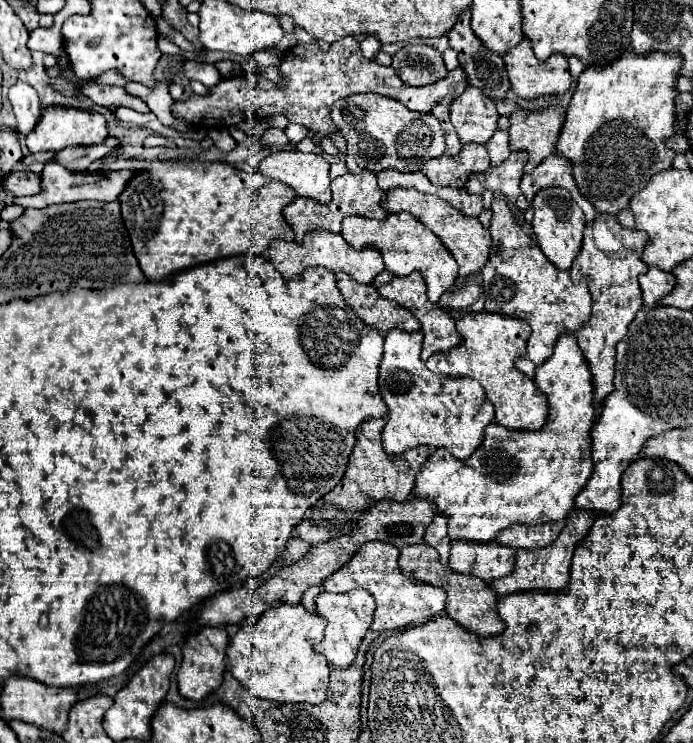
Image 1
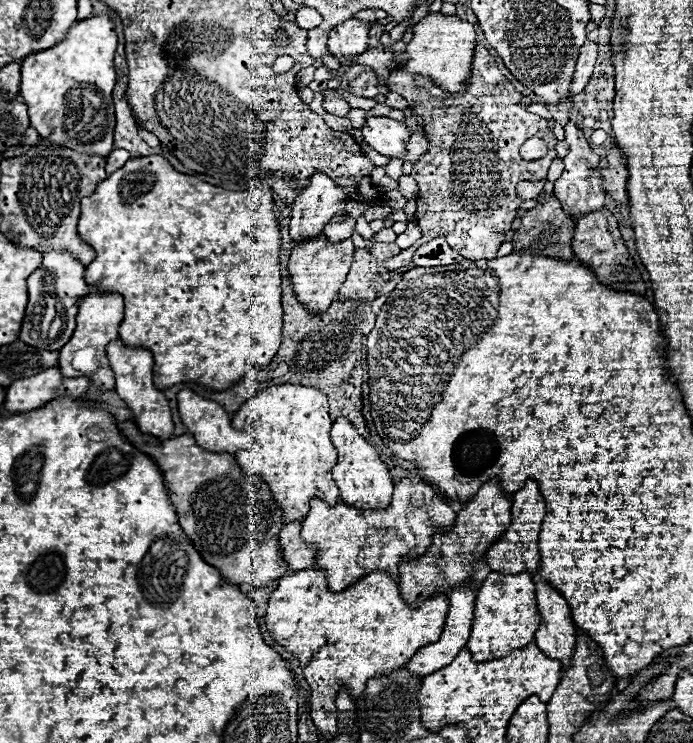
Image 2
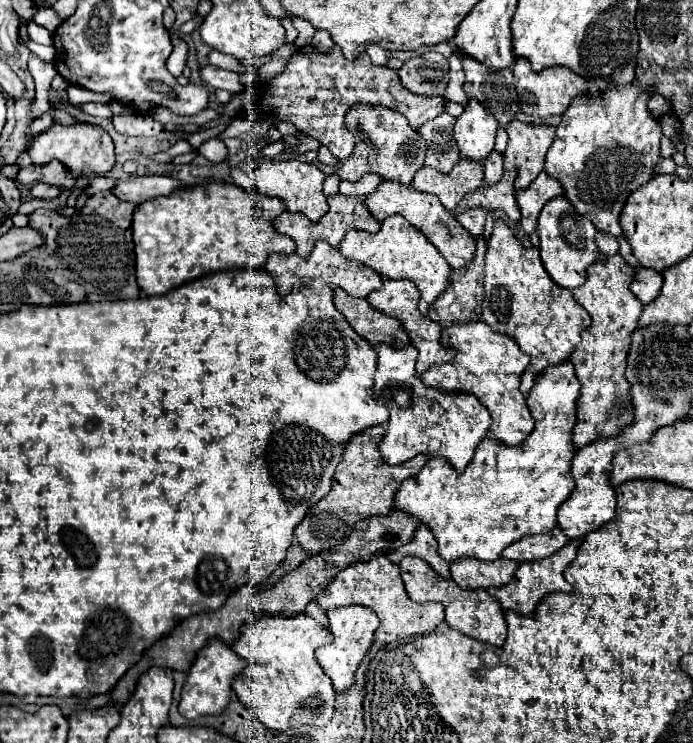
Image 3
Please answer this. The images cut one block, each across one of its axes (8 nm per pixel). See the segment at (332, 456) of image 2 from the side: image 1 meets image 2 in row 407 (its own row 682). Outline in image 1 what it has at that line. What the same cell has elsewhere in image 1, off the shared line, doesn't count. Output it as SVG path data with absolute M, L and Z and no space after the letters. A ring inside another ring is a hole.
M282 604L266 610L254 624L241 625L228 646L228 666L234 678L238 678L254 696L274 702L312 702L318 704L326 698L330 666L328 660L314 652L314 644L324 638L326 622L320 614L310 614L302 604Z

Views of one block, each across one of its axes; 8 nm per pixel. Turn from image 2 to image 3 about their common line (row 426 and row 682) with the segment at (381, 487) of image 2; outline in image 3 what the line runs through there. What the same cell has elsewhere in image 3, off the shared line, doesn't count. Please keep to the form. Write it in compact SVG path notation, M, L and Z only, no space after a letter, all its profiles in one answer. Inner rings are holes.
M346 606L346 608L330 610L328 620L330 620L330 632L334 634L334 640L332 640L330 646L318 648L316 658L318 658L320 666L324 668L326 676L332 680L334 690L336 692L346 692L354 684L354 674L356 674L360 662L364 660L366 652L370 650L370 646L374 642L374 632L378 628L378 618L372 610L368 610L364 606Z

